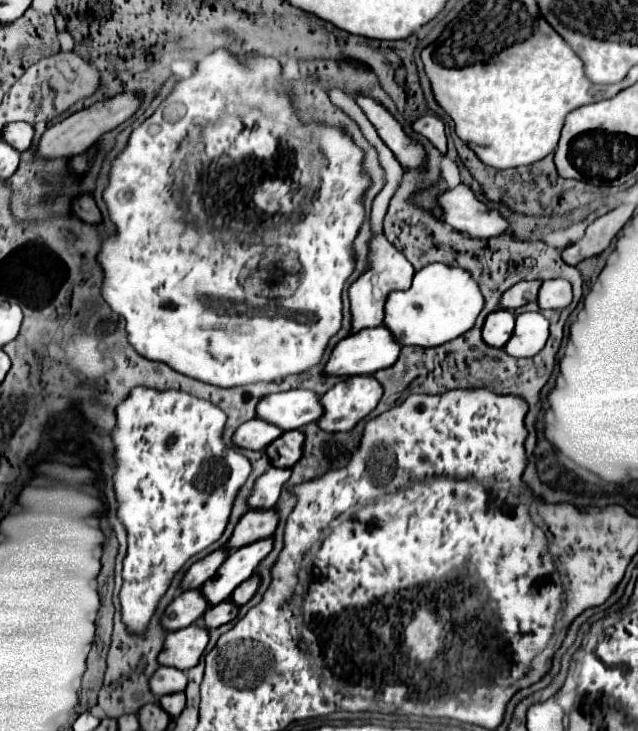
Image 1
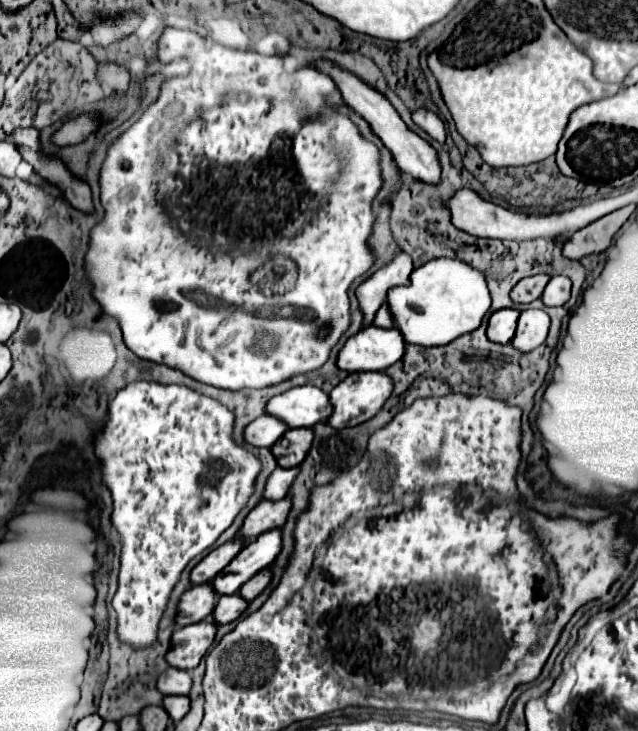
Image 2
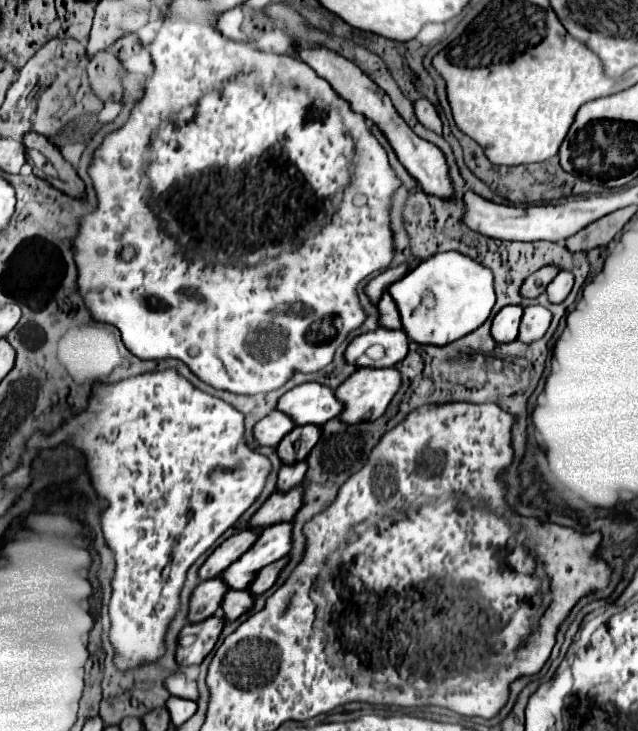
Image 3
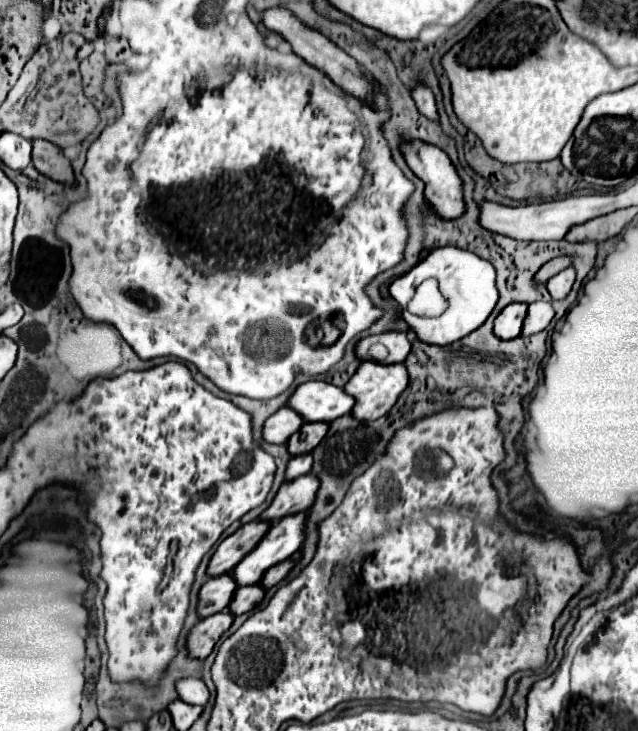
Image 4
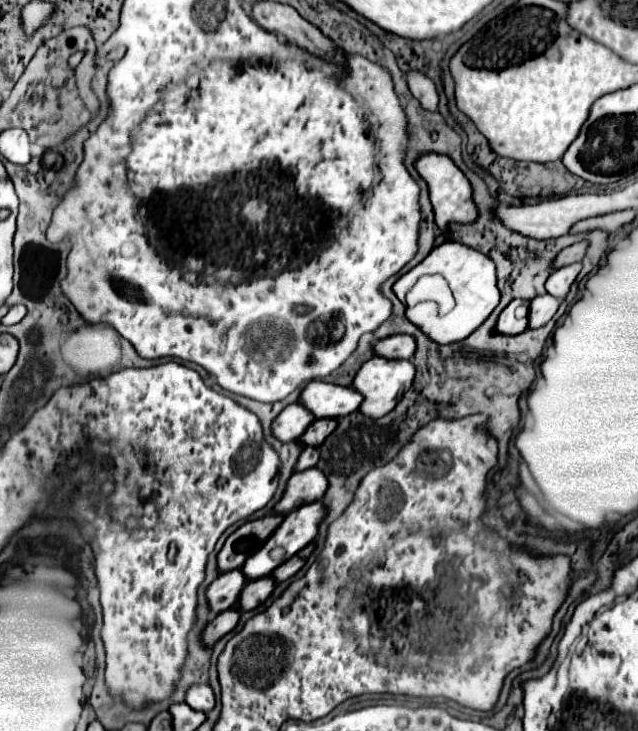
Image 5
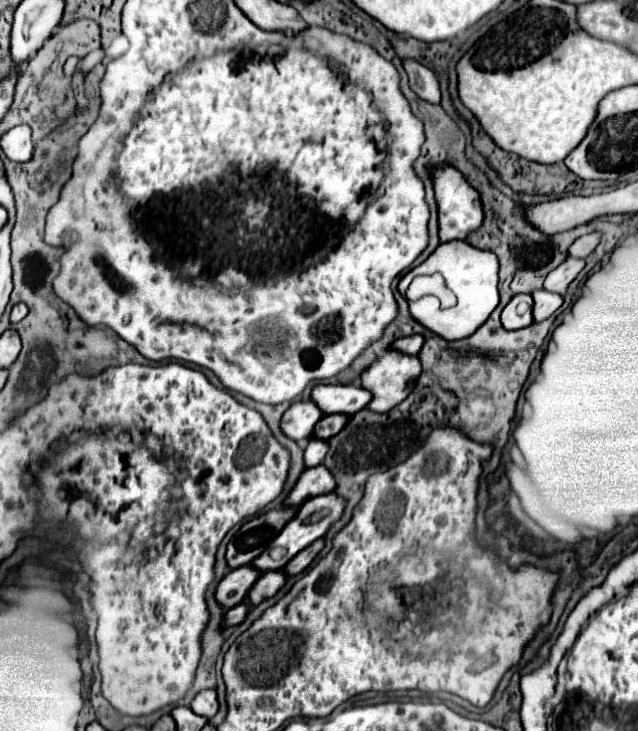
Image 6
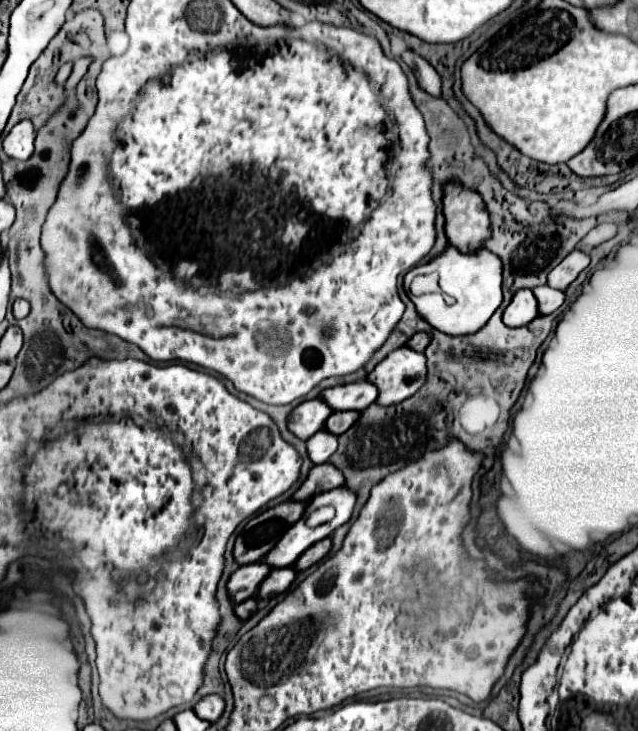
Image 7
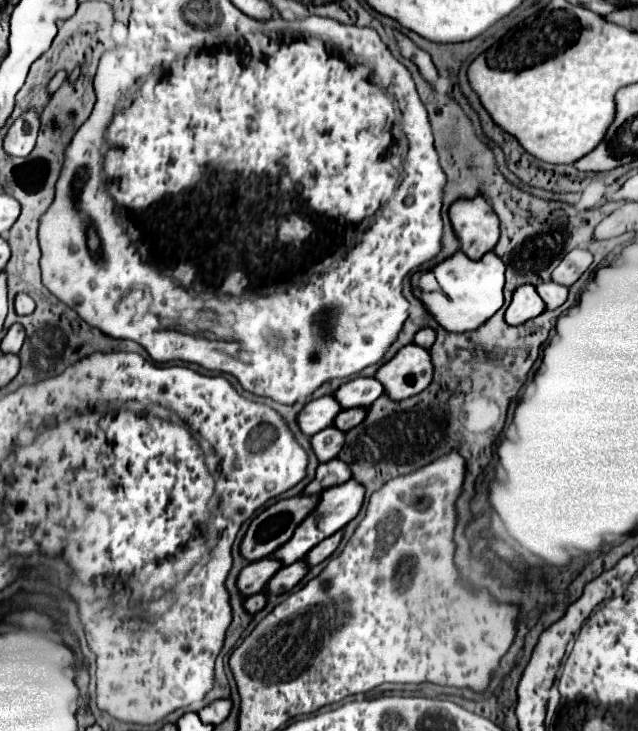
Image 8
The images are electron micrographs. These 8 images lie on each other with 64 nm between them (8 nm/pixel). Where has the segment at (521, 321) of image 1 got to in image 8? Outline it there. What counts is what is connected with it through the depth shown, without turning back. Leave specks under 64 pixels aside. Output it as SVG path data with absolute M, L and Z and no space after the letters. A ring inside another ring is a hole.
M554 280L538 284L536 290L538 290L540 298L546 302L546 310L562 306L566 302L566 298L568 298L568 288L562 286L562 284L558 284L558 282L554 282Z

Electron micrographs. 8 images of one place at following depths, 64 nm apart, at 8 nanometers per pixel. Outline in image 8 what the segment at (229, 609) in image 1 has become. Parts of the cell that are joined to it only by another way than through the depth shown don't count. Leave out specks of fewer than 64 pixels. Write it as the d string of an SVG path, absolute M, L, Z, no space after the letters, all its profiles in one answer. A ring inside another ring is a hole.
M298 560L290 566L282 566L274 578L268 582L266 586L266 592L268 594L284 594L284 592L290 592L306 574L308 574L310 566L304 562L304 560Z

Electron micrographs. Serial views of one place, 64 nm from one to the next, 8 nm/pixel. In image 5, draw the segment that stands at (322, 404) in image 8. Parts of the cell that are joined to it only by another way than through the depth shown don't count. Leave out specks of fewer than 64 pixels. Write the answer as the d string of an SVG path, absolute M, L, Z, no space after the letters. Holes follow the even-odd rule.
M290 404L278 414L278 418L272 424L272 430L274 436L282 442L292 442L292 440L296 442L314 420L316 420L314 414L306 406Z

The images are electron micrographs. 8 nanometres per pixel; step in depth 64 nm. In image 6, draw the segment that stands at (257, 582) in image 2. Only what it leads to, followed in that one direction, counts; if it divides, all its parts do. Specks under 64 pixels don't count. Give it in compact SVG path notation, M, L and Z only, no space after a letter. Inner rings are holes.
M322 538L316 540L316 542L312 542L308 548L304 548L304 552L300 552L298 556L292 558L292 564L288 564L288 568L284 568L284 572L290 574L290 576L300 574L300 572L306 570L306 568L310 566L310 562L322 552L322 548L324 548L324 540L322 540Z

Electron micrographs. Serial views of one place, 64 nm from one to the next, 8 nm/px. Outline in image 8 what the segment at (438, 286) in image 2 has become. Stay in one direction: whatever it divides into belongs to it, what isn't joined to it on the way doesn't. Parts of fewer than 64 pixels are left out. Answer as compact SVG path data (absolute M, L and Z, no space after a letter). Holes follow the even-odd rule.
M458 252L432 268L442 290L424 294L424 298L428 300L426 308L434 314L438 324L448 328L450 332L476 330L490 316L494 316L504 304L502 296L504 270L506 270L504 262L494 252L488 252L488 256L484 256L482 260L470 260L464 252Z

